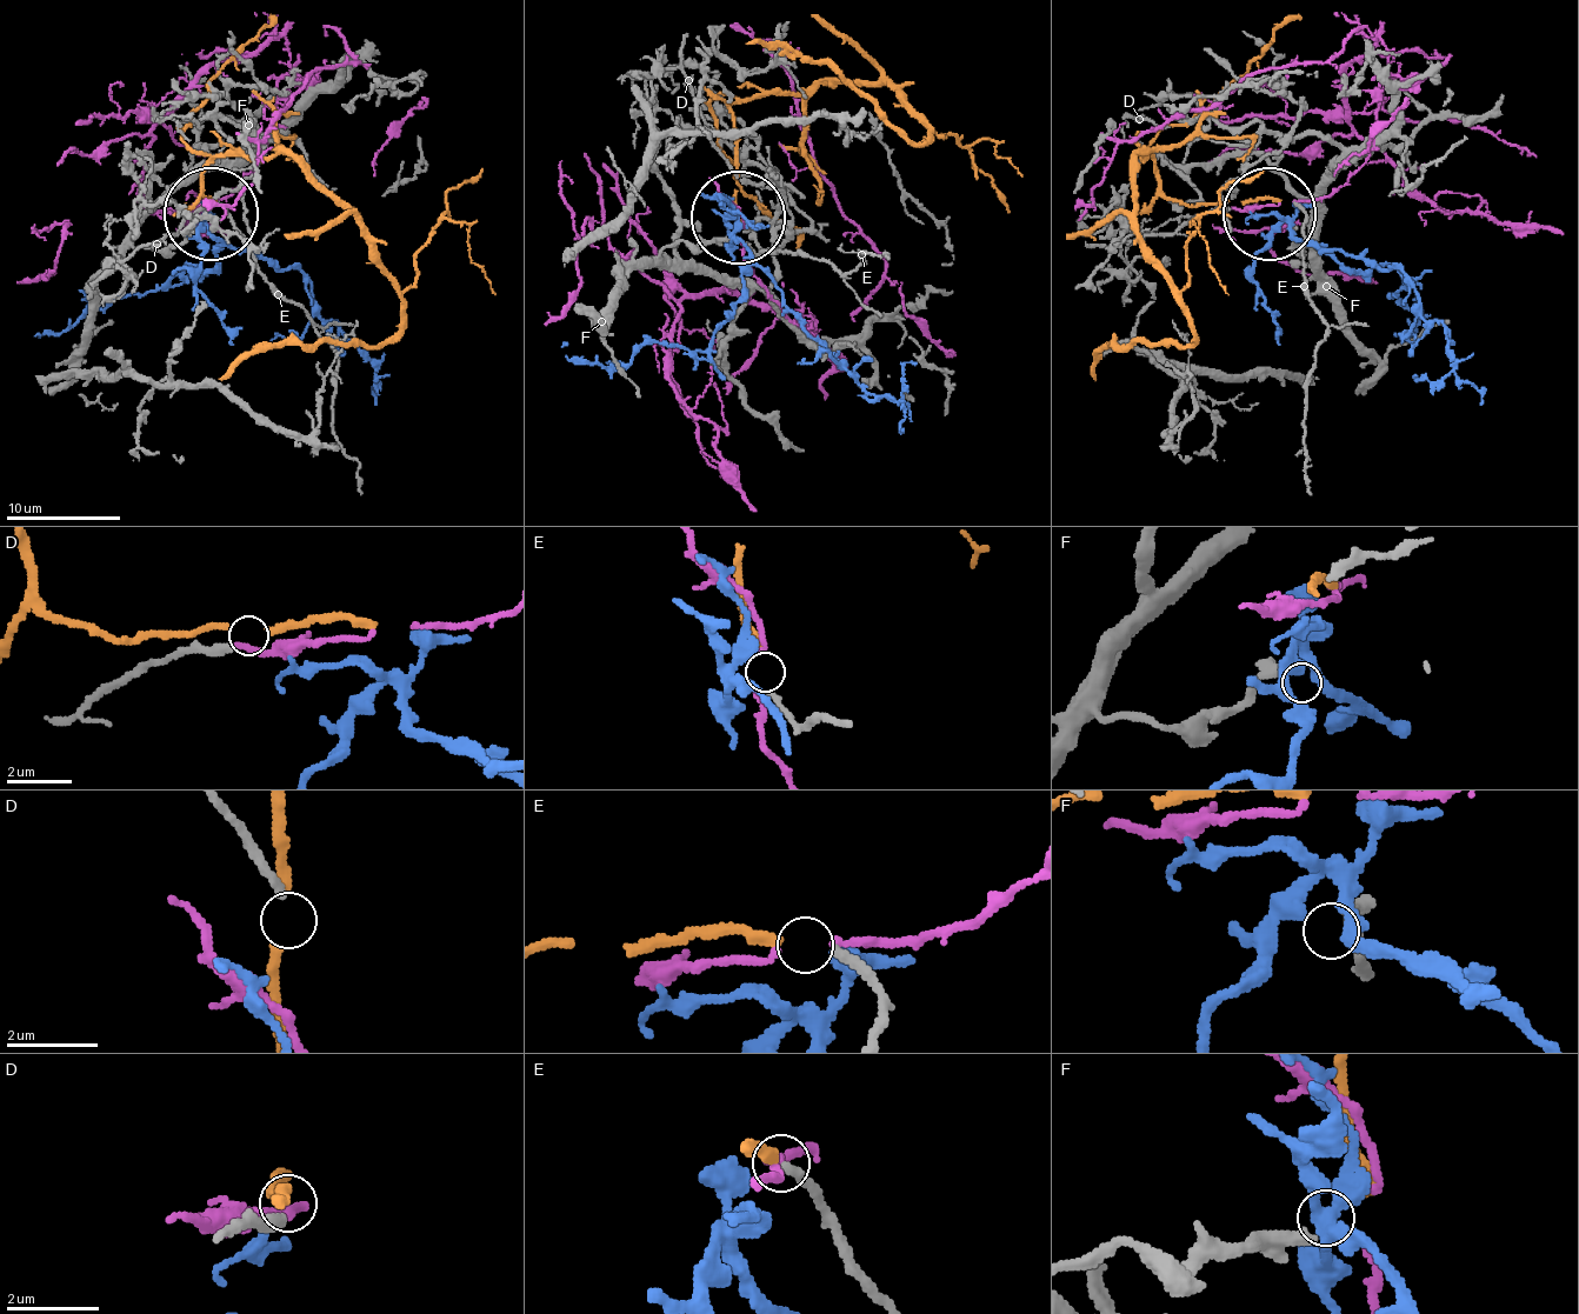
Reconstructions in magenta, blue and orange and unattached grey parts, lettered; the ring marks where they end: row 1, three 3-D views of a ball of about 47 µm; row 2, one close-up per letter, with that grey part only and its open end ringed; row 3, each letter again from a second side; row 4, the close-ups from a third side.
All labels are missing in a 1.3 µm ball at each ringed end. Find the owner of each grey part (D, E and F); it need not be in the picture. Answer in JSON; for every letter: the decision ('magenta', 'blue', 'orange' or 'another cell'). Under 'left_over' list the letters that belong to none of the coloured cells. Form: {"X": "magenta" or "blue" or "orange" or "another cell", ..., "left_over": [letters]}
{"D": "another cell", "E": "orange", "F": "blue", "left_over": ["D"]}

